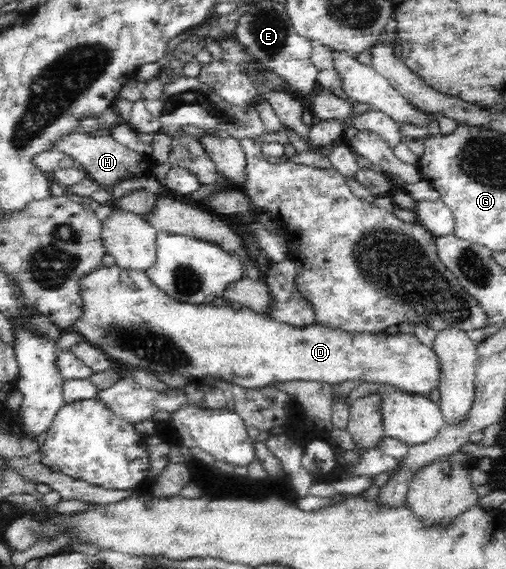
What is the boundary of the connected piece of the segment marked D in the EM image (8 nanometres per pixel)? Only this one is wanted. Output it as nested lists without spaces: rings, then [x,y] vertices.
[[[116,264],[113,267],[102,266],[98,271],[89,273],[88,277],[84,278],[82,282],[82,290],[84,291],[84,306],[85,315],[81,317],[80,321],[77,321],[77,325],[72,329],[83,334],[84,340],[89,344],[101,349],[106,355],[109,355],[114,362],[116,362],[121,368],[128,370],[130,367],[140,367],[140,369],[146,369],[147,371],[165,371],[165,373],[177,373],[184,375],[188,378],[200,378],[200,377],[214,377],[217,379],[223,379],[229,381],[235,385],[240,385],[244,388],[260,388],[264,385],[273,383],[279,383],[291,380],[303,380],[303,381],[325,381],[330,384],[341,384],[346,380],[358,380],[363,382],[375,382],[375,383],[387,383],[387,385],[395,385],[397,389],[405,393],[414,393],[421,395],[428,395],[439,387],[441,379],[441,362],[437,353],[423,343],[419,342],[418,337],[415,334],[407,334],[399,331],[397,334],[381,333],[357,333],[357,335],[351,335],[345,333],[340,329],[326,328],[322,325],[309,325],[303,329],[297,329],[291,327],[285,323],[277,323],[265,313],[255,312],[252,309],[241,307],[235,310],[232,307],[218,307],[211,303],[205,305],[191,305],[189,303],[179,303],[174,299],[171,299],[167,294],[163,293],[161,289],[151,284],[149,278],[146,277],[145,271],[139,271],[137,269],[123,269]]]

